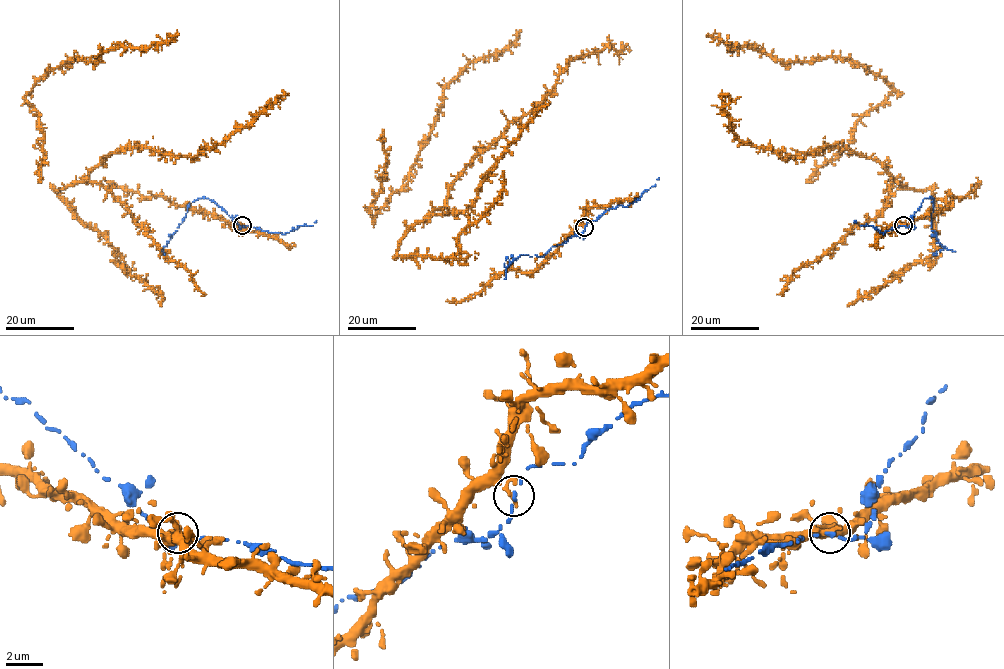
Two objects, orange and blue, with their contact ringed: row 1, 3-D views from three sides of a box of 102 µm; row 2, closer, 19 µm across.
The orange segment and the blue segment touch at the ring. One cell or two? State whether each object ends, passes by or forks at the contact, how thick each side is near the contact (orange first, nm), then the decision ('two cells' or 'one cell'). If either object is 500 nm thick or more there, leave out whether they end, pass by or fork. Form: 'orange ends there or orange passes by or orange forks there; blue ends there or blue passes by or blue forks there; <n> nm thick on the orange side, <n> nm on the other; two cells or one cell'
orange passes by; blue ends there; 200 nm thick on the orange side, 200 nm on the other; one cell

